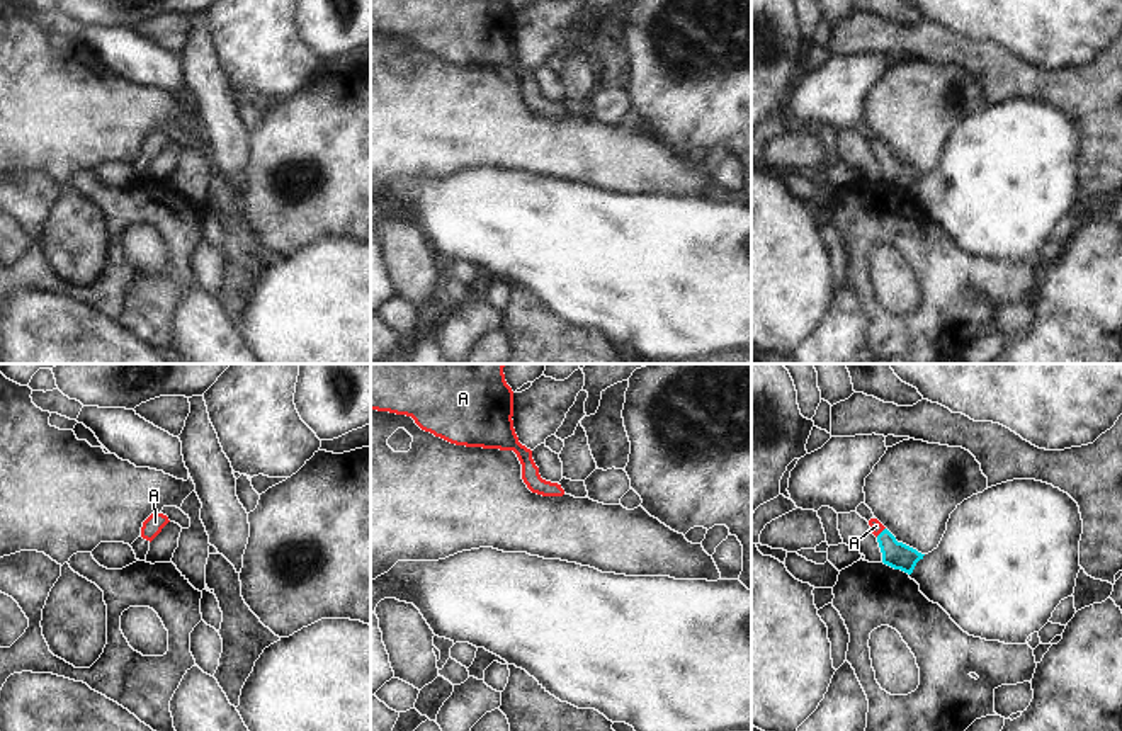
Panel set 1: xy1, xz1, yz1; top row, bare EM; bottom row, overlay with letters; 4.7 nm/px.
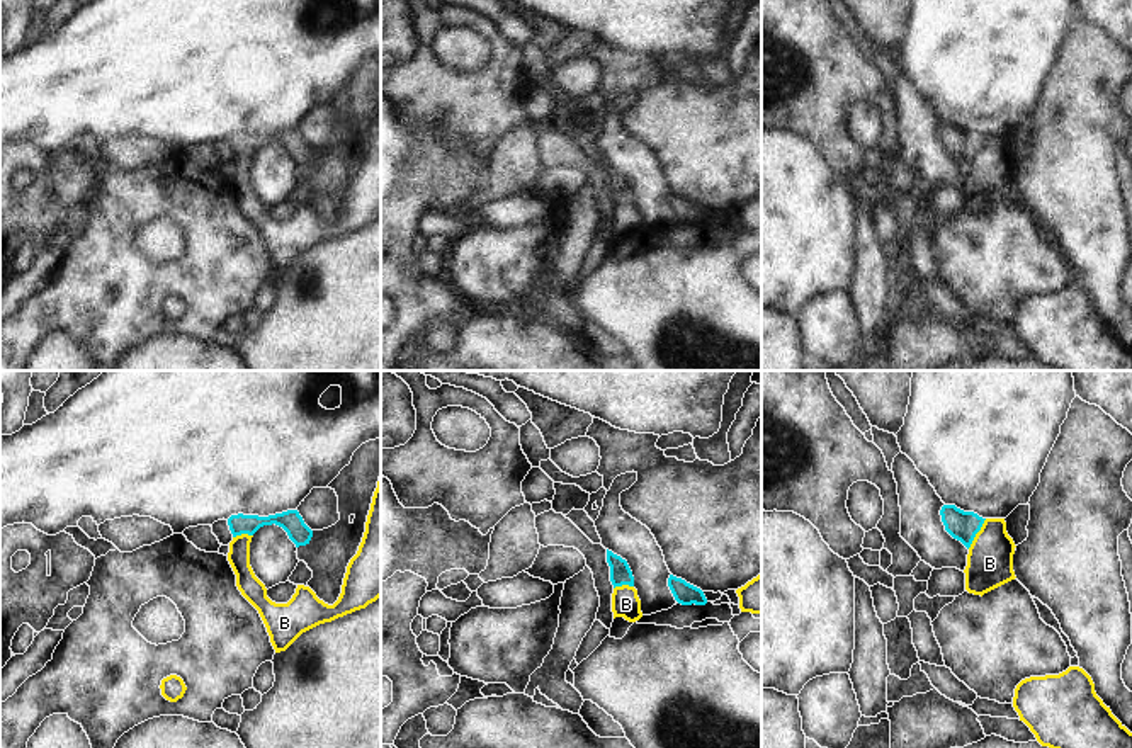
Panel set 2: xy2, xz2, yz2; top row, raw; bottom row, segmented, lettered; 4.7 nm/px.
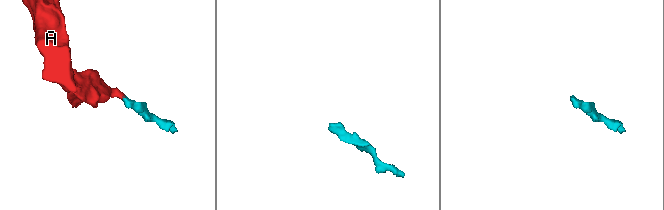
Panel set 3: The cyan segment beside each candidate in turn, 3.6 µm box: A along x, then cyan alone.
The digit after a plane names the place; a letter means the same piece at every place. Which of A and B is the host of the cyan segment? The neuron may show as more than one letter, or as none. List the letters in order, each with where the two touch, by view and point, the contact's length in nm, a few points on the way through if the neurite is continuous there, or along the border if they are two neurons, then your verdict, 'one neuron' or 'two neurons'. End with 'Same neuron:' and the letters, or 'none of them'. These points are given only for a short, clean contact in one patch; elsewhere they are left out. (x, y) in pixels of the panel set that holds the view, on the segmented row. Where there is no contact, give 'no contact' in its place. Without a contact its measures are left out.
A: meets cyan in yz1 at (881, 532); contact 60 nm long; runs through yz1 (896, 555), (881, 532), (876, 526); one neuron
B: meets cyan in yz2 at (976, 532); contact 170 nm long; border along yz2 (986, 519), (967, 548); two neurons
Same neuron: A

